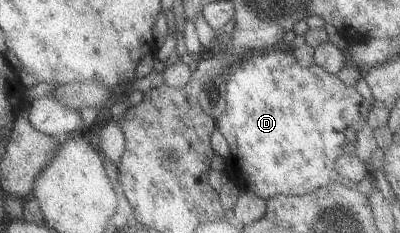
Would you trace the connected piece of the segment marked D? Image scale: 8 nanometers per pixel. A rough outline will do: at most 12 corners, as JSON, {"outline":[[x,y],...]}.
{"outline":[[283,45],[233,63],[223,173],[261,199],[338,181],[372,107]]}

